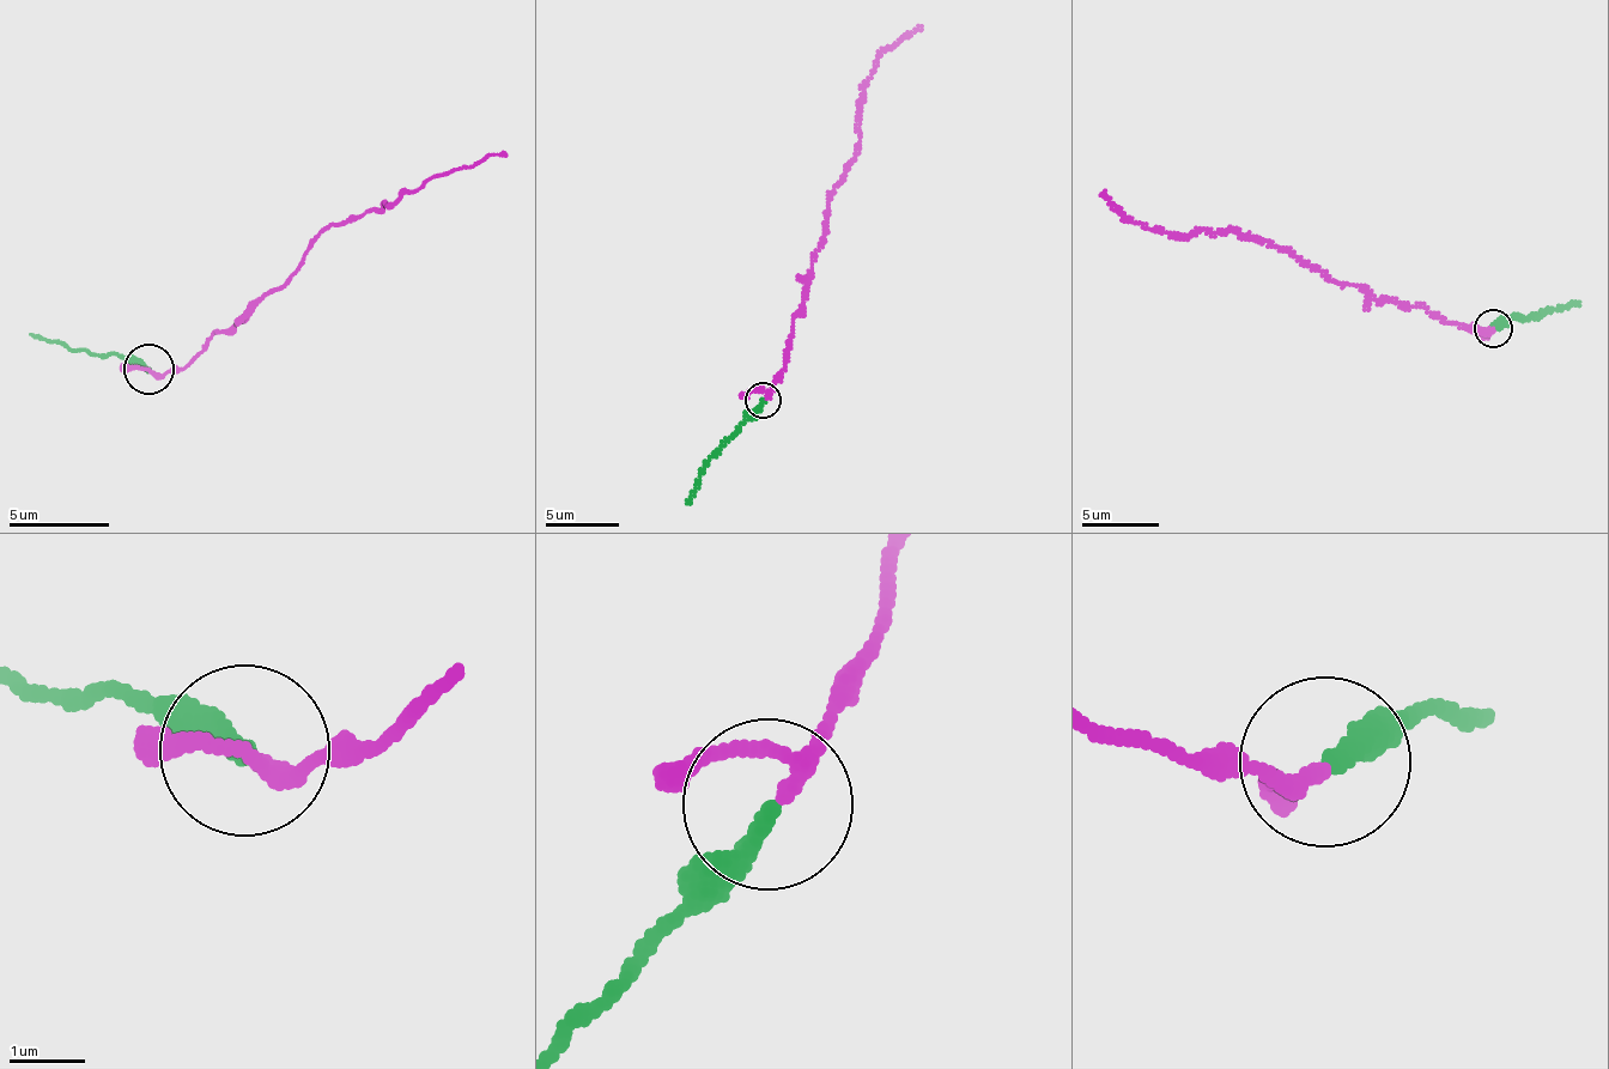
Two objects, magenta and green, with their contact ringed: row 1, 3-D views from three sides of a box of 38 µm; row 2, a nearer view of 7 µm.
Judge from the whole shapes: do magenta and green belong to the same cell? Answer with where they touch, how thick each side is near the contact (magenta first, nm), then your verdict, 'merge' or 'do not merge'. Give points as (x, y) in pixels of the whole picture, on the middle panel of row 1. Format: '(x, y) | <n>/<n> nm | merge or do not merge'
(763, 400) | 160/280 nm | merge

